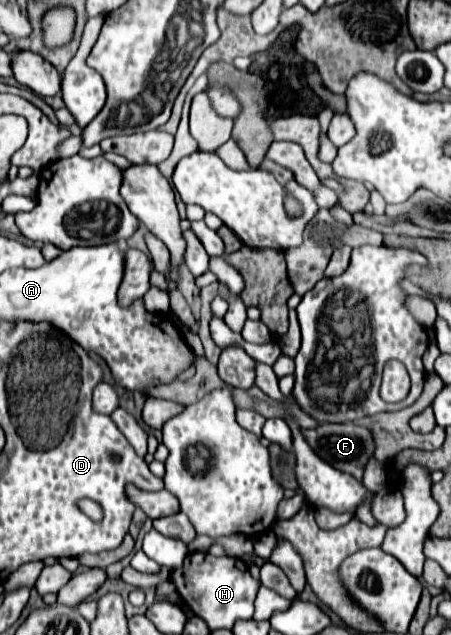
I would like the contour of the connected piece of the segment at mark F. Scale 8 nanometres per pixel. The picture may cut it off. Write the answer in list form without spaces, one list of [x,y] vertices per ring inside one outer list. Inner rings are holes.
[[[323,424],[311,430],[303,430],[307,442],[311,444],[311,448],[333,468],[351,474],[353,478],[357,478],[359,482],[363,480],[363,472],[367,462],[375,456],[375,440],[373,434],[357,424]]]

